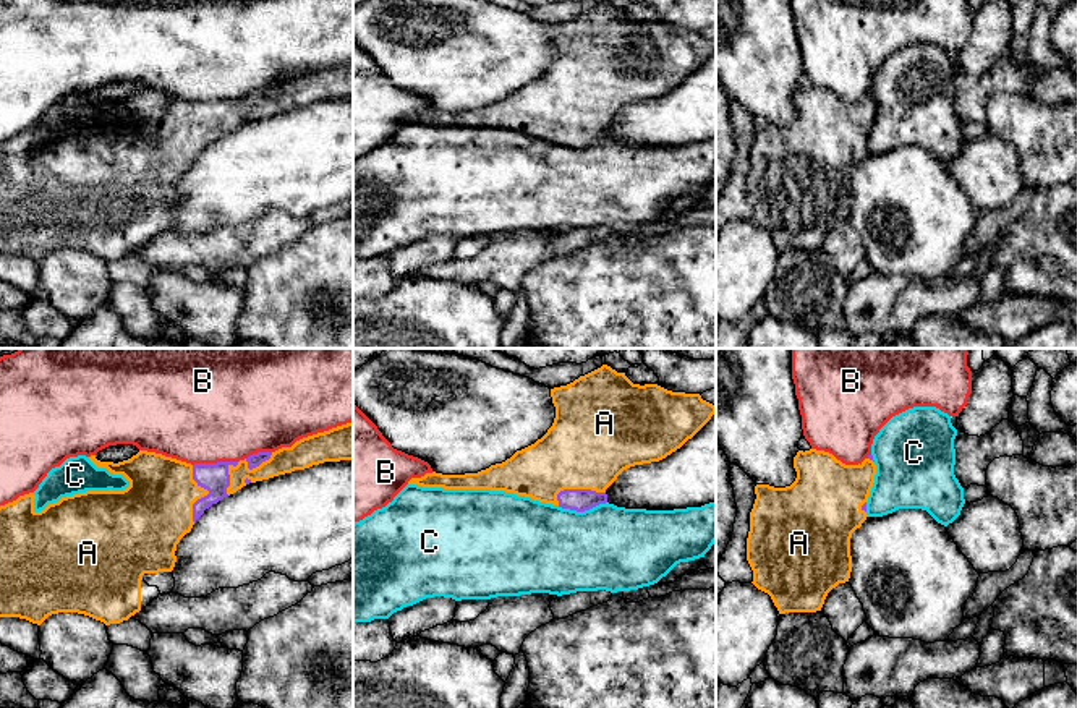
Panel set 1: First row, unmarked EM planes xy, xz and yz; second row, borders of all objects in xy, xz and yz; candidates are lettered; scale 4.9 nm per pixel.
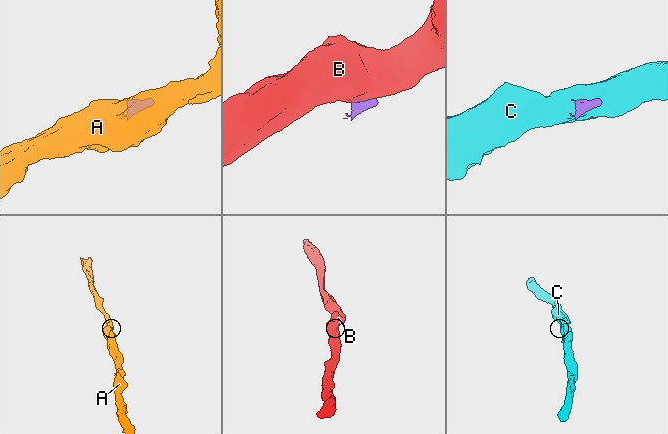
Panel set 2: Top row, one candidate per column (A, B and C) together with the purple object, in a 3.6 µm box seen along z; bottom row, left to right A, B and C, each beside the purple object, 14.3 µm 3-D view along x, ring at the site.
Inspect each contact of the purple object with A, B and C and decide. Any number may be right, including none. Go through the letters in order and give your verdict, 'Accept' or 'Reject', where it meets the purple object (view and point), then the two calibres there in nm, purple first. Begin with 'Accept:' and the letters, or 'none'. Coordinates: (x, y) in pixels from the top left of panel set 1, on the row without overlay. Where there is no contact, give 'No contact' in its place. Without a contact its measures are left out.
Accept: A
A: Accept. Touches purple at xy (208, 132). Thickness 140 nm (purple) against 340 nm
B: Reject. Touches purple at xy (214, 101). Thickness 140 nm (purple) against 480 nm
C: Reject. Touches purple at xz (582, 148). Thickness 110 nm (purple) against 440 nm

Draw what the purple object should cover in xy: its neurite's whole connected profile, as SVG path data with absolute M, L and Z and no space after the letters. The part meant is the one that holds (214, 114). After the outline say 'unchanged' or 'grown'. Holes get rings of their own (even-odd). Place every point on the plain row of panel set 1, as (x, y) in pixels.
M353 58L296 78L275 89L258 89L240 99L186 100L162 91L139 87L128 97L89 97L97 105L123 112L130 123L123 128L86 128L62 134L44 147L34 147L34 130L0 143L0 254L19 254L40 262L49 253L78 250L105 262L120 261L144 246L159 232L175 224L177 181L194 159L223 134L243 123L279 112L304 107L324 99L353 97Z; grown

